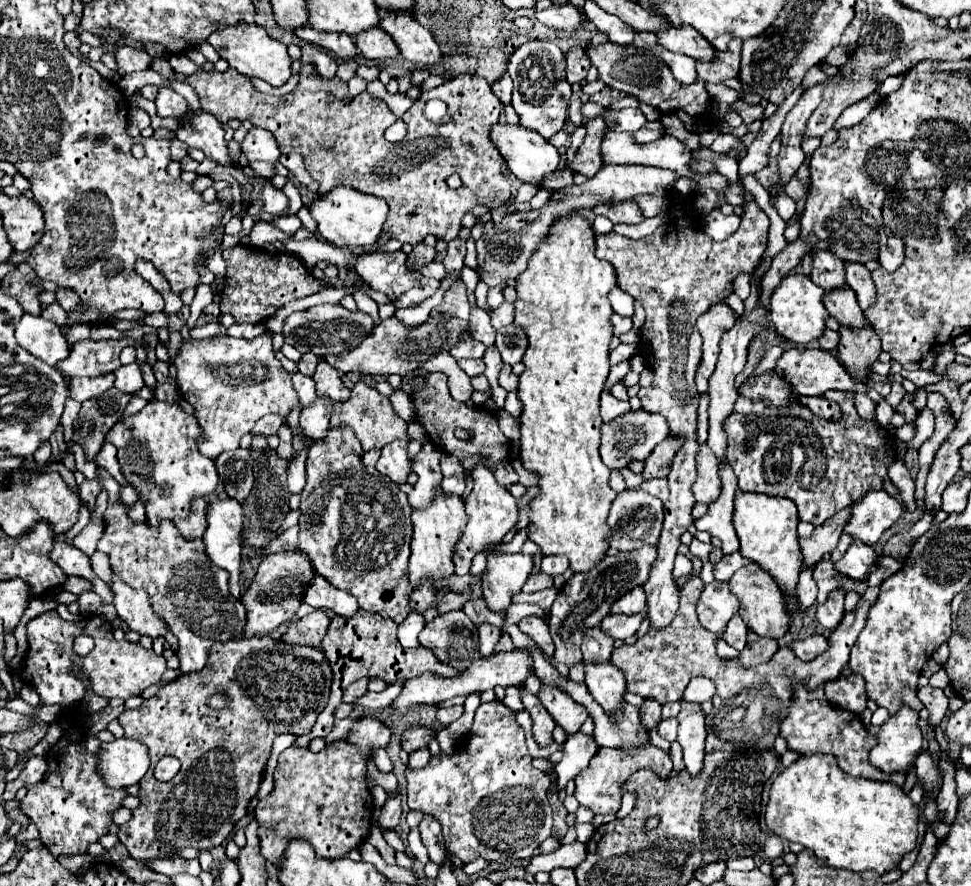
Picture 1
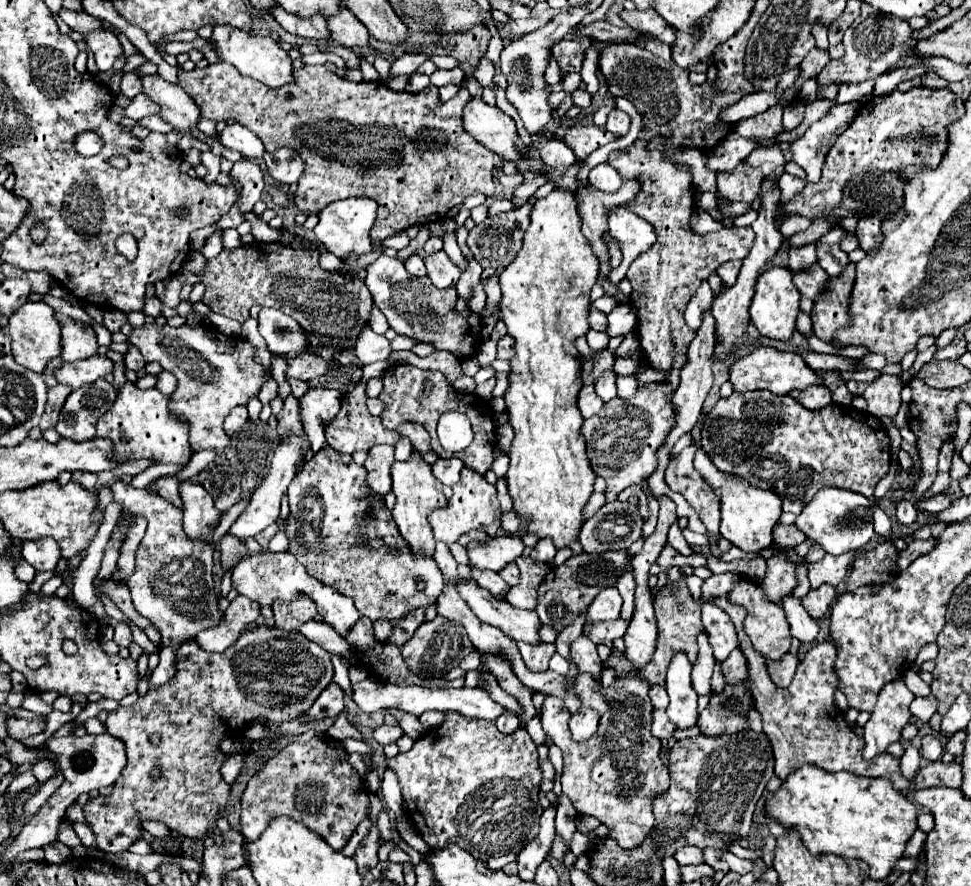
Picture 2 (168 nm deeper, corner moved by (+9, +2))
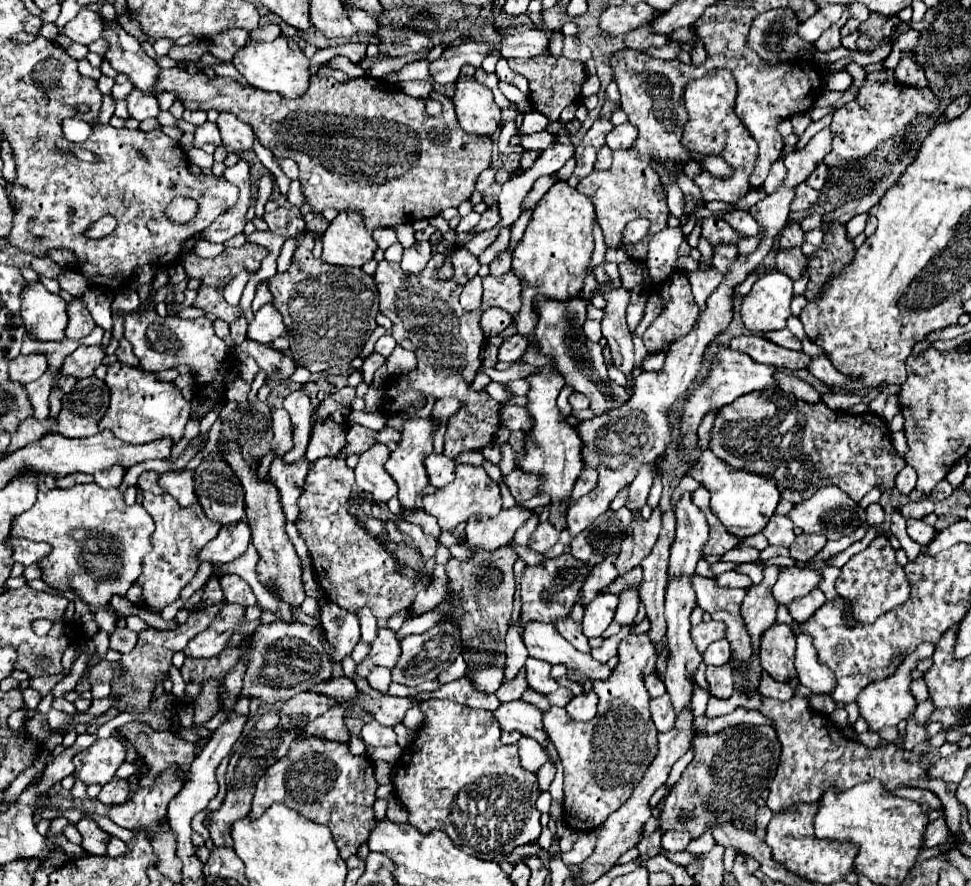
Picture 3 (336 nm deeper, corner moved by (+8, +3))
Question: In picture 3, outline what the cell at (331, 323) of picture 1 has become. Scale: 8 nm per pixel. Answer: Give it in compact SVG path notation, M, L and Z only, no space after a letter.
M272 304L262 306L256 314L254 320L248 324L248 338L262 342L262 344L272 344L276 338L286 336L286 324L282 320L282 314Z

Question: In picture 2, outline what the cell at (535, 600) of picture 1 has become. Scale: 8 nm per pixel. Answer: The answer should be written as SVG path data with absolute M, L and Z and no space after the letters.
M469 563L469 567L471 567L471 579L479 587L487 587L491 591L491 595L497 595L497 593L509 589L509 585L497 573L493 573L493 571L481 571L481 573L477 573L475 567L473 567L473 563Z

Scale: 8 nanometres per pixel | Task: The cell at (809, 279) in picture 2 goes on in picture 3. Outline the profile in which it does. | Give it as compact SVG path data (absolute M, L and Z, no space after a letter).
M780 250L778 252L776 270L784 272L792 280L798 280L806 268L808 268L808 258L802 254L802 250Z

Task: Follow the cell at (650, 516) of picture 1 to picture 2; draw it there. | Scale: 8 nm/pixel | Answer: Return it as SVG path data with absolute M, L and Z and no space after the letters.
M607 503L589 521L583 523L577 541L583 553L625 551L641 537L641 515L637 505L631 503Z

